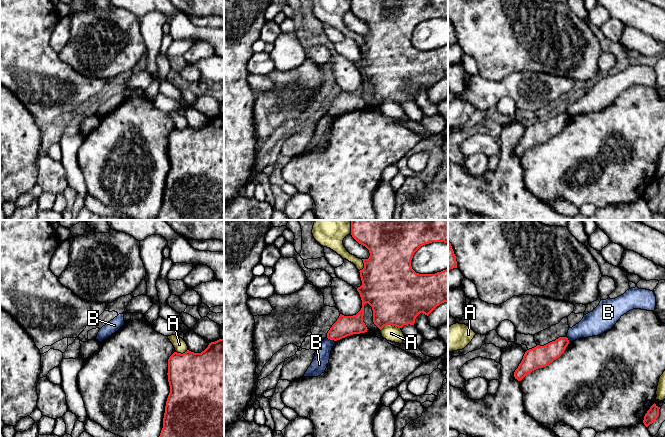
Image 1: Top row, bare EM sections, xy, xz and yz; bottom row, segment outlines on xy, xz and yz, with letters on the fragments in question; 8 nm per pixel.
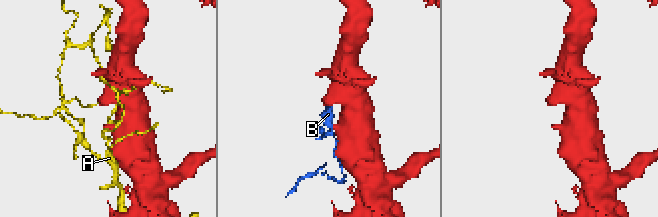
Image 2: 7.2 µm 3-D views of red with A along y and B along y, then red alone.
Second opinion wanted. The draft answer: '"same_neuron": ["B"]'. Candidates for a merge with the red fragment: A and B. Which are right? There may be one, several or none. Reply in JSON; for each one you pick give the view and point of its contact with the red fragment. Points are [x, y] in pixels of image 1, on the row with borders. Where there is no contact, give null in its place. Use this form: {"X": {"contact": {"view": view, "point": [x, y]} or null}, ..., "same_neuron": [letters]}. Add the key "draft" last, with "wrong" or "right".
{"same_neuron": [], "draft": "wrong"}

